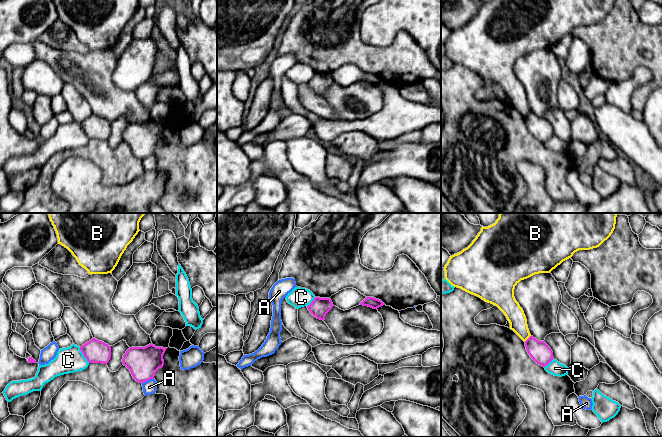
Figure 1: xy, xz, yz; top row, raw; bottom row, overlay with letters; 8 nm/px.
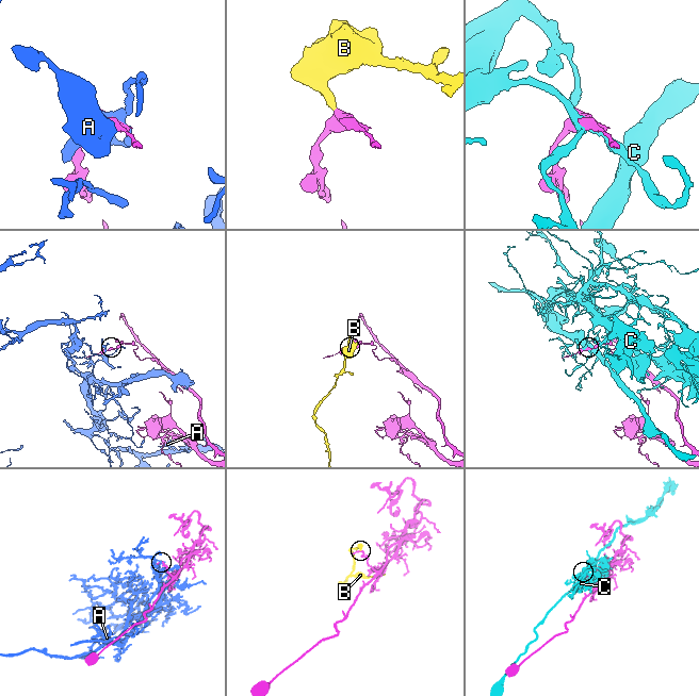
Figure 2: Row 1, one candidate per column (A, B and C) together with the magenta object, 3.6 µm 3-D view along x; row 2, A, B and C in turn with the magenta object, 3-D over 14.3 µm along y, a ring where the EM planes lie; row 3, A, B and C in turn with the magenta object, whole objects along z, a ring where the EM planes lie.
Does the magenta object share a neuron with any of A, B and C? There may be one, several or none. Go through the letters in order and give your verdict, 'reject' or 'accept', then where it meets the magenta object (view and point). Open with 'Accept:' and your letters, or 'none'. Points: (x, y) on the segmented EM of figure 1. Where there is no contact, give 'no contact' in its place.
Accept: none
A: reject | xy (147, 380)
B: reject | yz (528, 338)
C: reject | xy (83, 354)

